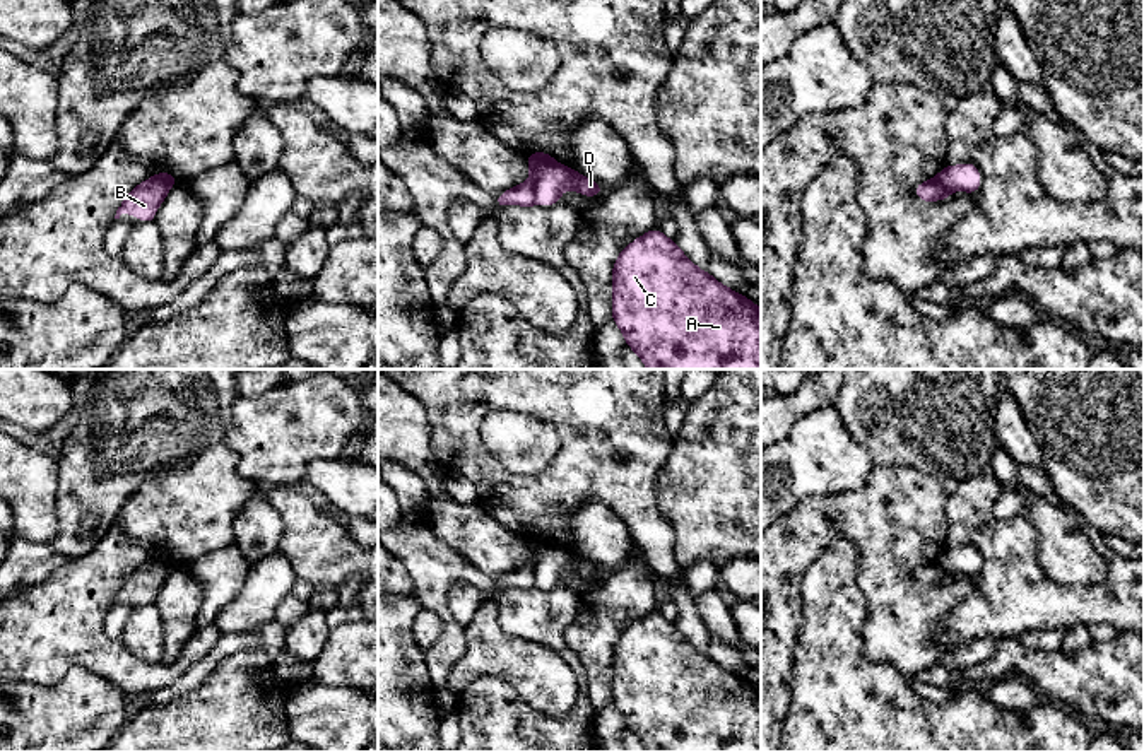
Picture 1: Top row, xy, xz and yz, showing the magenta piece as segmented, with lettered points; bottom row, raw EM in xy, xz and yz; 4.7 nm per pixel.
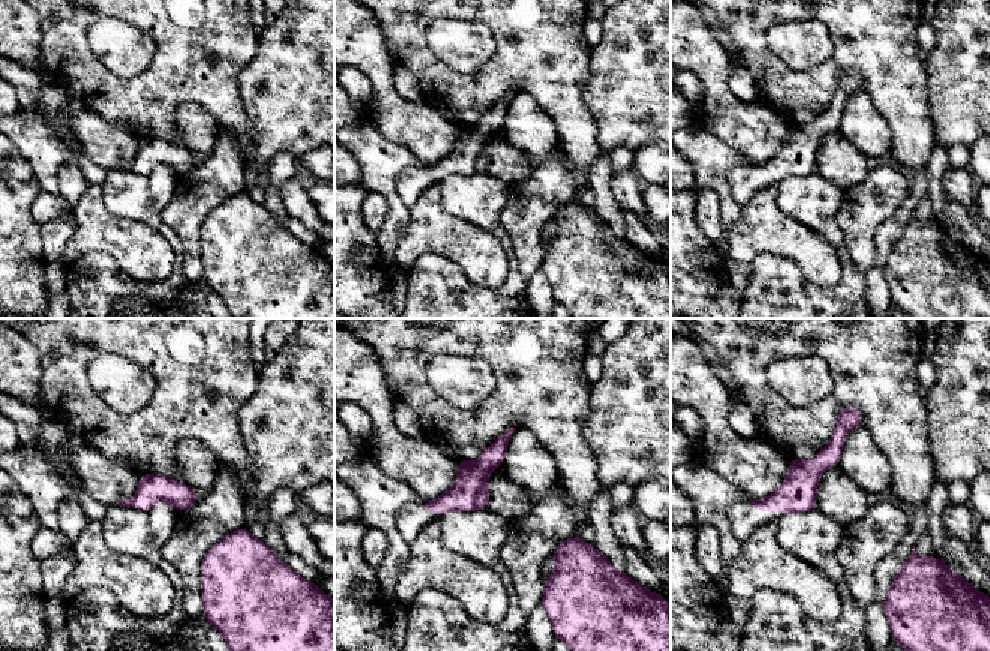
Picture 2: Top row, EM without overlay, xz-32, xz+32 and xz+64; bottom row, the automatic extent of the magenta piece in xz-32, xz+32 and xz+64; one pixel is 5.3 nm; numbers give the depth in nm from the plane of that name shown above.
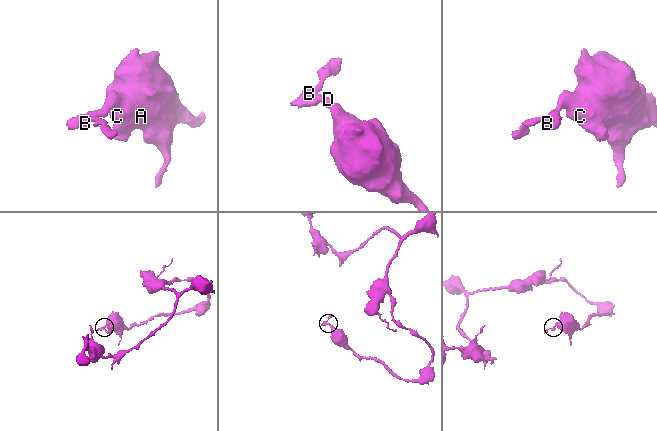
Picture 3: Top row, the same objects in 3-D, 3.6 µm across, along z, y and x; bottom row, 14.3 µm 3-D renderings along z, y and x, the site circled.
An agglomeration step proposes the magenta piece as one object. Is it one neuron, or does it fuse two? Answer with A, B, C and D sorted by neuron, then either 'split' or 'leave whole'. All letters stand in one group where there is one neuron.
groups A C D / B; split

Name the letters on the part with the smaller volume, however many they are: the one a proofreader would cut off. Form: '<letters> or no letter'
B

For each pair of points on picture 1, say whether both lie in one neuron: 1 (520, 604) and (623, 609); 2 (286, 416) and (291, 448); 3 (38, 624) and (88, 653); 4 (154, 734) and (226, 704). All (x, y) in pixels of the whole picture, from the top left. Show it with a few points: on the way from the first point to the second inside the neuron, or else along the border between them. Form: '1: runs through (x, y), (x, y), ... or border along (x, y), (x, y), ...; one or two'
1: border along (580, 597), (575, 621), (565, 631), (568, 646); two
2: runs through (286, 424), (286, 440); one
3: runs through (50, 628), (62, 628), (76, 641); one
4: runs through (171, 734), (197, 734), (209, 722); one

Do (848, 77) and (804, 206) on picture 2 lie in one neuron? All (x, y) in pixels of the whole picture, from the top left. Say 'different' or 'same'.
different

